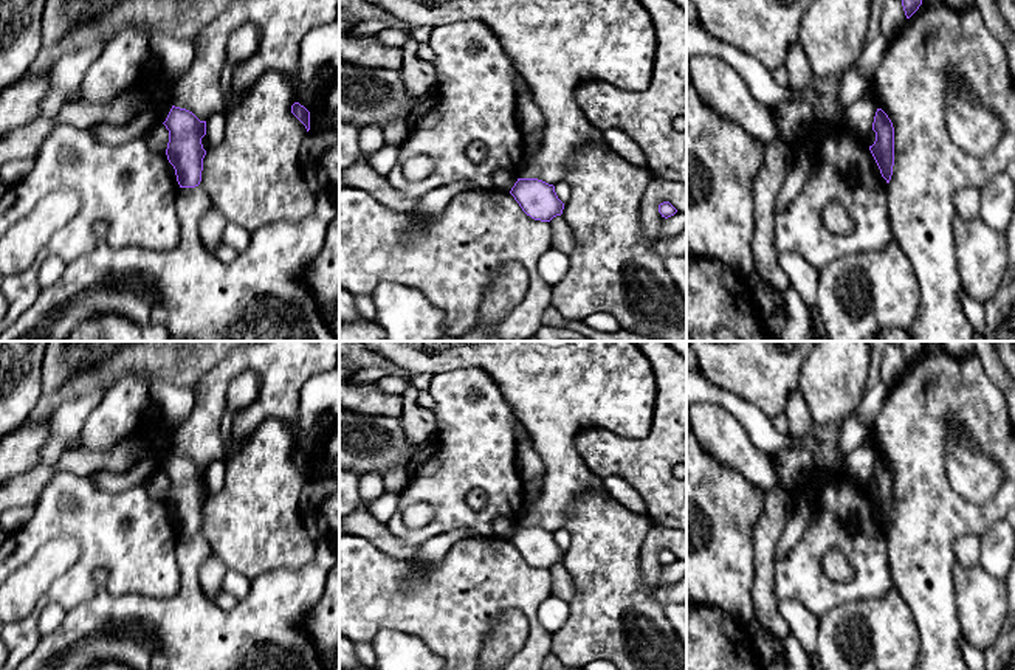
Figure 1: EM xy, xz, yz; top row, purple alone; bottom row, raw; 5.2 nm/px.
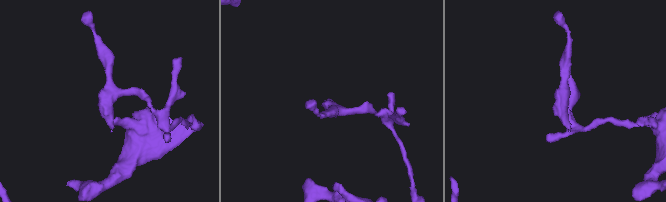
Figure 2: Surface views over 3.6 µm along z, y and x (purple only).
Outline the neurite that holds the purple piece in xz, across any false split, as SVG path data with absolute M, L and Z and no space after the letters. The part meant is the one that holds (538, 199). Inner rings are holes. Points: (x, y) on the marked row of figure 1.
M518 178L510 194L522 211L535 220L550 222L561 216L564 203L558 199L555 186L538 178Z

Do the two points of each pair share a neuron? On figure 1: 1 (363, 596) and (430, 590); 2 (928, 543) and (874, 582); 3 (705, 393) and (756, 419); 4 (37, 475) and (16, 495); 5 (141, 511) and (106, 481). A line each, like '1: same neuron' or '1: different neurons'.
1: same neuron
2: different neurons
3: same neuron
4: same neuron
5: different neurons

